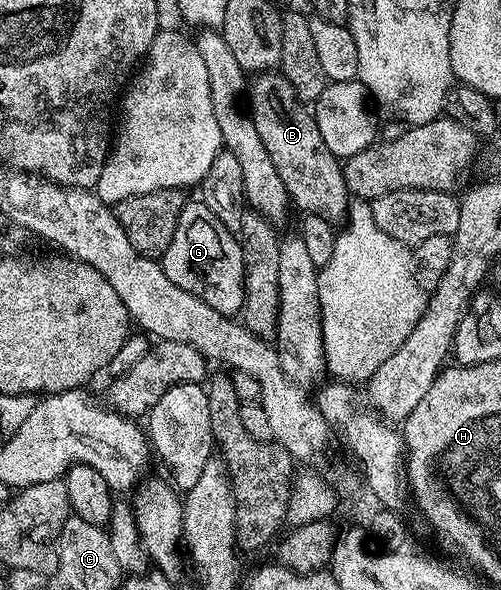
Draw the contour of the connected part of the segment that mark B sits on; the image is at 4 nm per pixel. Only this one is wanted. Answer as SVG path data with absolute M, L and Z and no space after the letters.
M262 72L255 78L258 79L256 79L255 82L253 79L248 86L248 109L252 116L252 120L256 124L256 132L260 132L260 140L264 144L264 148L268 148L268 156L272 156L272 164L276 167L276 173L280 175L280 180L284 180L284 188L288 192L291 203L293 203L295 207L298 205L300 209L306 210L302 212L305 212L307 215L315 218L322 218L325 222L329 222L331 224L345 223L348 217L352 195L350 193L350 189L346 187L346 181L342 175L343 163L335 154L328 152L328 144L324 144L324 138L320 136L320 132L316 128L316 120L314 119L311 107L307 105L307 103L301 102L301 100L296 96L296 92L292 88L292 84L288 84L288 80L283 74L281 74L281 72Z

